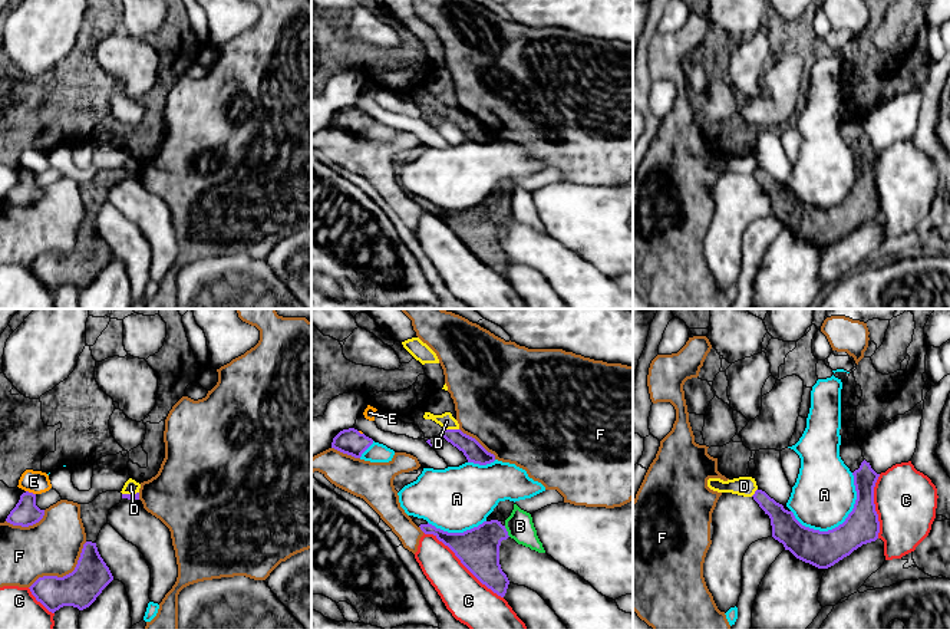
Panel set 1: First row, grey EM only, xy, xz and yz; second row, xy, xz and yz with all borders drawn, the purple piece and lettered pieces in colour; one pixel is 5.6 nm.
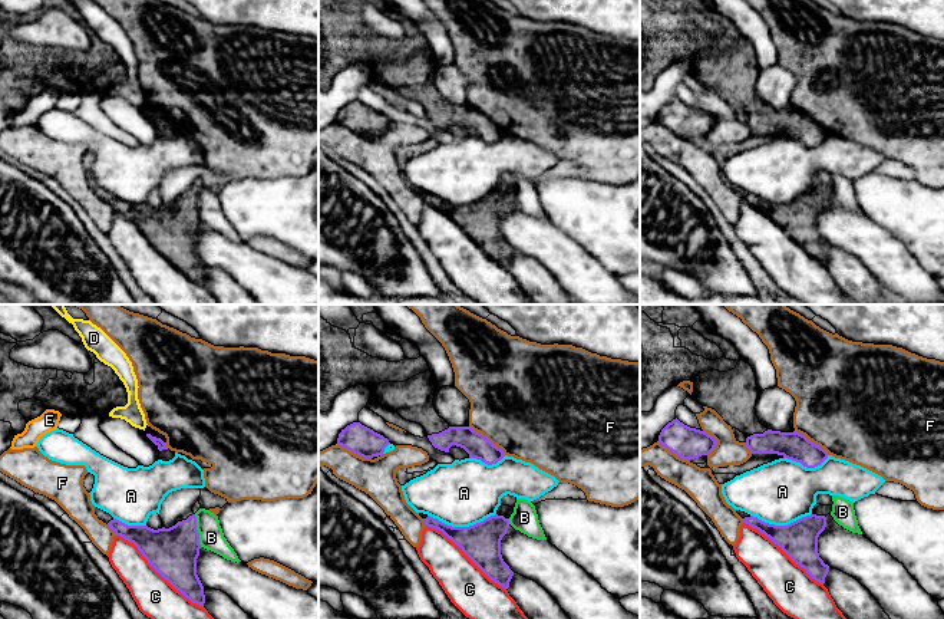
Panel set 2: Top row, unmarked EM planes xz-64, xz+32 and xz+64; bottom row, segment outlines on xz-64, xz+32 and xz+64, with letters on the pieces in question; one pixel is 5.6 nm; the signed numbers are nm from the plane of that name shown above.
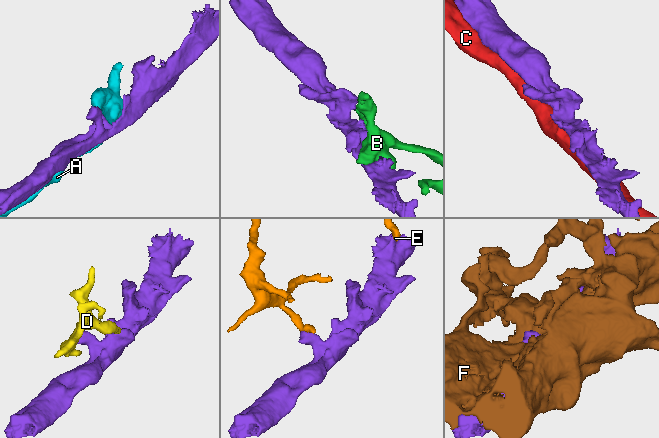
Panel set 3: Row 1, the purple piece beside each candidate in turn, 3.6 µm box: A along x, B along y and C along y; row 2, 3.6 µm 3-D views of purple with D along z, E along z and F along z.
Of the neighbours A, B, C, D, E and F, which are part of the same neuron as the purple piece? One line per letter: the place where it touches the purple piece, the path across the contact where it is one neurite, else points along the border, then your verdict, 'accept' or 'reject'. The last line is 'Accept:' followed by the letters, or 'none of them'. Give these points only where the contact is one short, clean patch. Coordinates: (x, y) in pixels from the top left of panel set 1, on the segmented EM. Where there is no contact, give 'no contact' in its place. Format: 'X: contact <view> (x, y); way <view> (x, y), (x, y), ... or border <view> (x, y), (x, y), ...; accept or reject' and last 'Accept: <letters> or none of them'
A: contact yz (844, 522); reject
B: contact xz (507, 532); reject
C: contact xz (462, 563); reject
D: contact xz (451, 430); border xz (444, 428), (458, 430); reject
E: contact xy (30, 493); border xy (26, 490), (35, 494); reject
F: contact xy (66, 575); reject
Accept: none of them

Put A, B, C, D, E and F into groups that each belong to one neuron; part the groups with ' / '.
A / B / C / D / E / F

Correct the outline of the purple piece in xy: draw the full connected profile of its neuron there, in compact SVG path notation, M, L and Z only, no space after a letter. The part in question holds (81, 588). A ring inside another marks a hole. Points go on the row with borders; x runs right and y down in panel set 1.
M106 491L92 503L80 504L80 518L86 533L80 557L75 570L63 577L39 577L29 589L32 595L49 612L55 613L63 606L73 606L79 610L89 607L102 590L113 580L113 576L100 557L96 540L102 527L108 523L108 514L122 498L139 500L136 494Z

